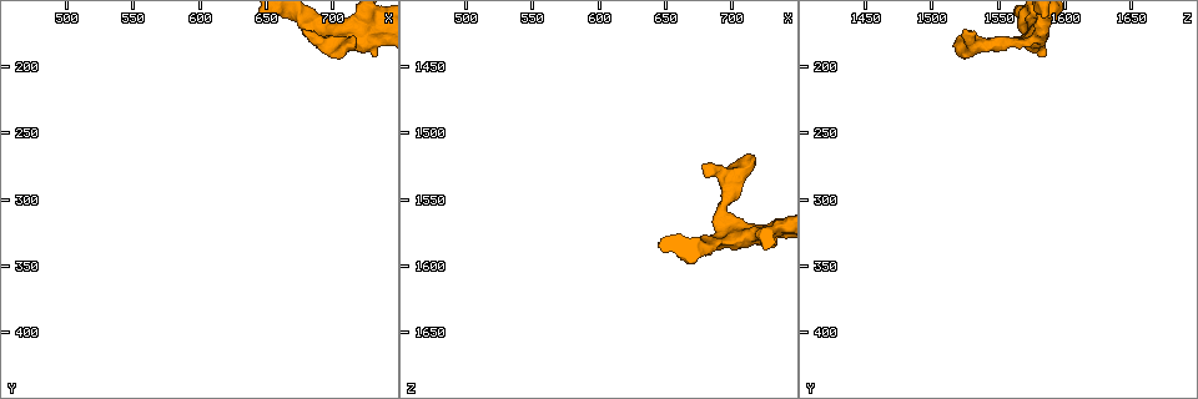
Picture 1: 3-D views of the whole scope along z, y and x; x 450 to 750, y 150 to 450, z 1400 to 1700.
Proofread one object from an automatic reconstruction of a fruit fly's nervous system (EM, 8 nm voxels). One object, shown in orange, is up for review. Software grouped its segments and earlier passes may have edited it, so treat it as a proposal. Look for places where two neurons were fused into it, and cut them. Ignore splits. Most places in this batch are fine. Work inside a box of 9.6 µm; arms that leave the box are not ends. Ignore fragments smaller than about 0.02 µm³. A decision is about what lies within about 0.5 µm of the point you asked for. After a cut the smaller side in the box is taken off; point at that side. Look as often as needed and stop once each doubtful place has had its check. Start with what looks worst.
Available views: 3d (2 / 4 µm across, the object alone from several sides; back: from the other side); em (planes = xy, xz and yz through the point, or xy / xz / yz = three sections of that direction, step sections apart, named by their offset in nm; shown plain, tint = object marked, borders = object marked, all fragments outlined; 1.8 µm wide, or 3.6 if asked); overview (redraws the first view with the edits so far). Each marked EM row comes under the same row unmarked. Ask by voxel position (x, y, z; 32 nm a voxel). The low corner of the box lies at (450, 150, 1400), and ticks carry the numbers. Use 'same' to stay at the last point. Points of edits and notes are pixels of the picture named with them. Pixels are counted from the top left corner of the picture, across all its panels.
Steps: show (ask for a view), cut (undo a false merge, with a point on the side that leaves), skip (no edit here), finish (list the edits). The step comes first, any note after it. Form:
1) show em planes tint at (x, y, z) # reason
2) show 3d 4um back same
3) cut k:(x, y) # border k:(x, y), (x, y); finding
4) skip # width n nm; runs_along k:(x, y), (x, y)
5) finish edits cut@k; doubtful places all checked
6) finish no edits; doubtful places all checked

show 3d 4um at (708, 178, 1576) # thin neck

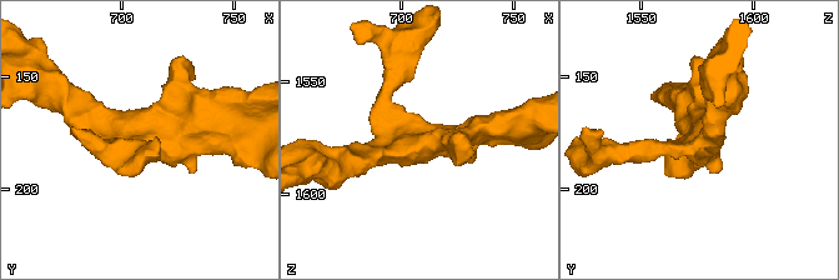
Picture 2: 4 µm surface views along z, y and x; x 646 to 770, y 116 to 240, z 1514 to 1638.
show em yz step 4 tint at (710, 177, 1579) # now the EM

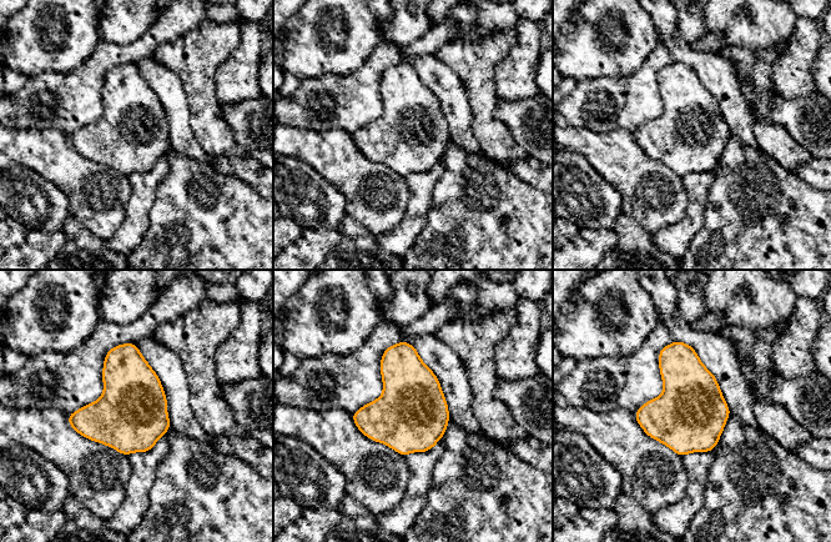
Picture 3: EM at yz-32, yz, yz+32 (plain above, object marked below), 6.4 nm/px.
skip # continuous, no second neuron

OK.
show 3d 2um at (696, 184, 1534)

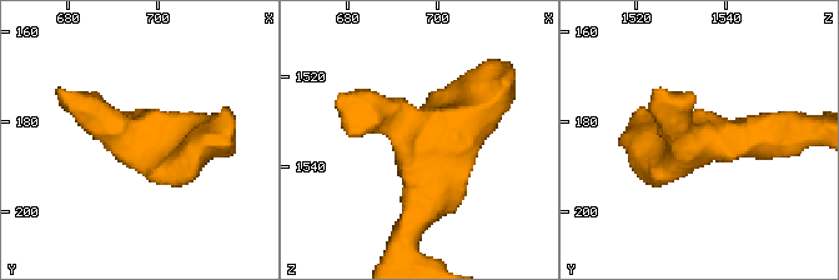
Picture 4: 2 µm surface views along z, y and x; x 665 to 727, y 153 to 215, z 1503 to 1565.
show em planes tint at (696, 184, 1534)

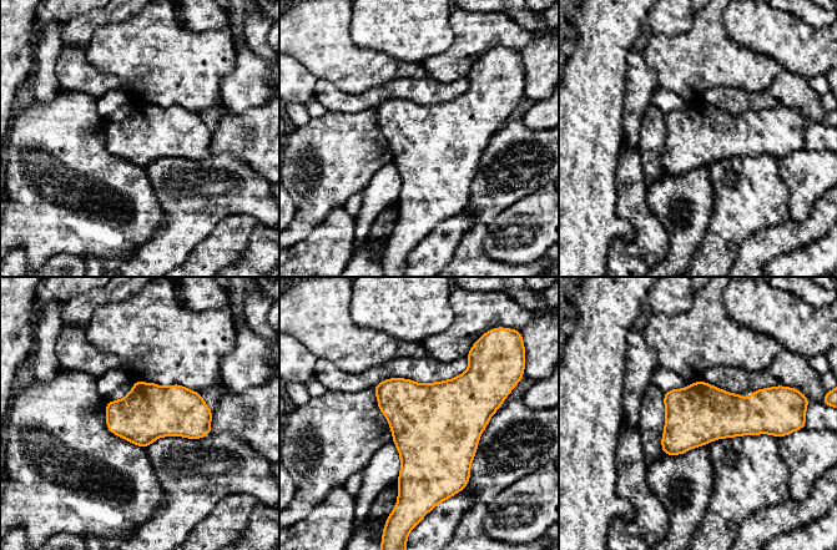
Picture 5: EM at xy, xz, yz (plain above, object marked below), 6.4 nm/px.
skip # one neuron here

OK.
show em planes borders at (734, 170, 1572) # abrupt turn

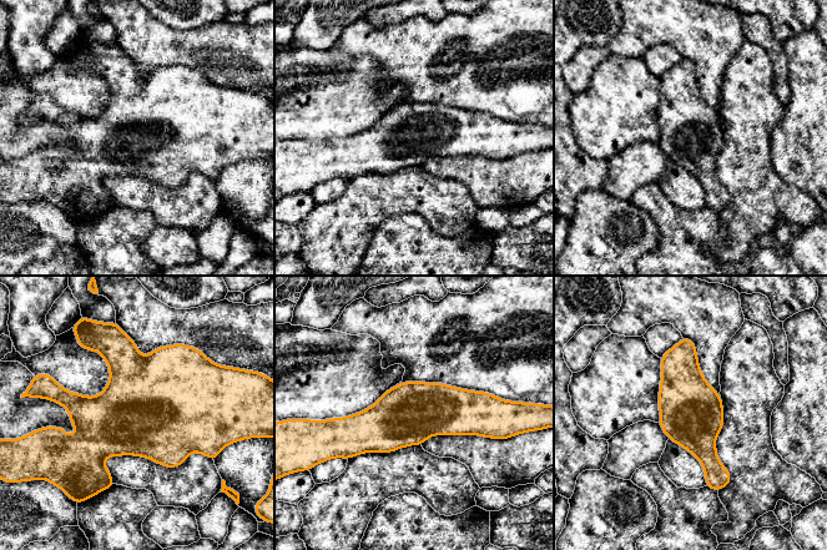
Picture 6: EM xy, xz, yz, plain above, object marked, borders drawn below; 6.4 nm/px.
skip # one neuron here

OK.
finish no edits; doubtful places all checked

